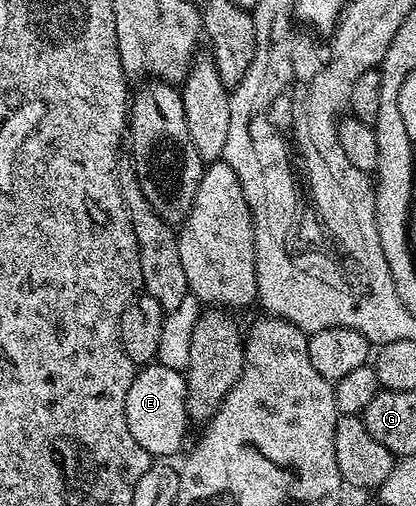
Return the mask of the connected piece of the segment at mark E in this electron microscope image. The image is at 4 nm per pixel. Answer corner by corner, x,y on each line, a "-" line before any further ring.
151,363
139,368
132,379
132,387
128,387
128,399
126,400
126,414
128,415
128,431
132,431
132,439
148,451
151,458
170,459
170,456
186,441
186,379
181,372
159,363

